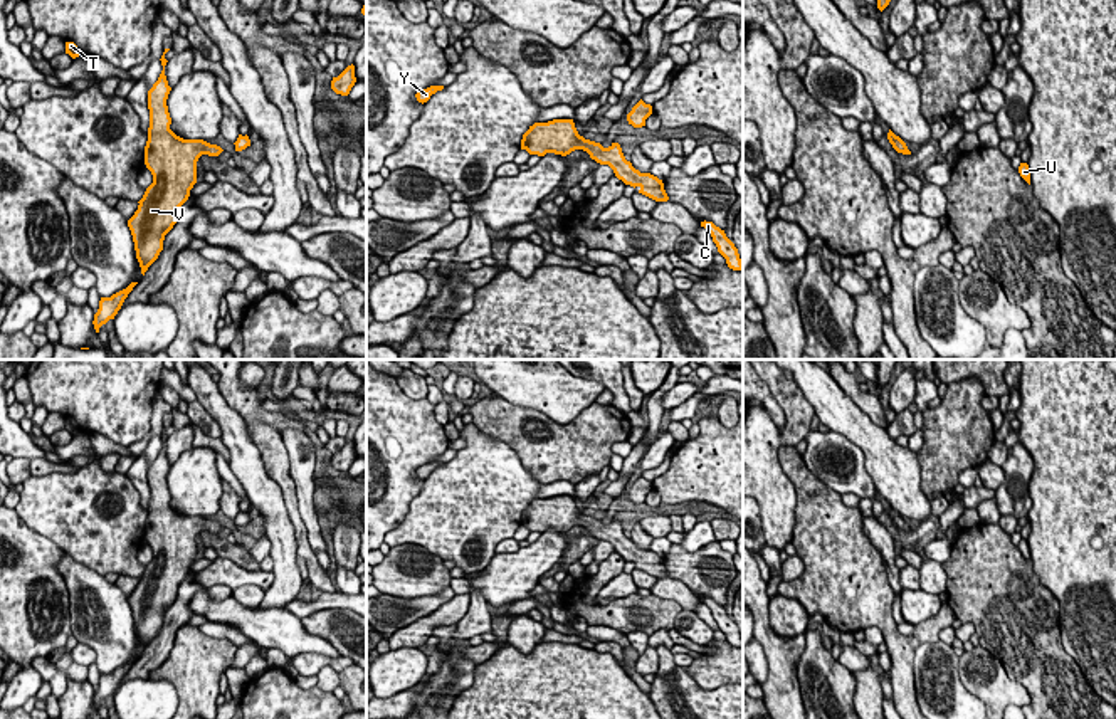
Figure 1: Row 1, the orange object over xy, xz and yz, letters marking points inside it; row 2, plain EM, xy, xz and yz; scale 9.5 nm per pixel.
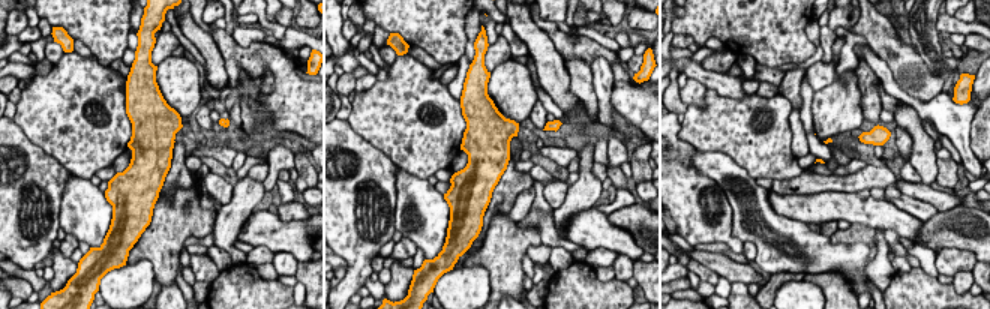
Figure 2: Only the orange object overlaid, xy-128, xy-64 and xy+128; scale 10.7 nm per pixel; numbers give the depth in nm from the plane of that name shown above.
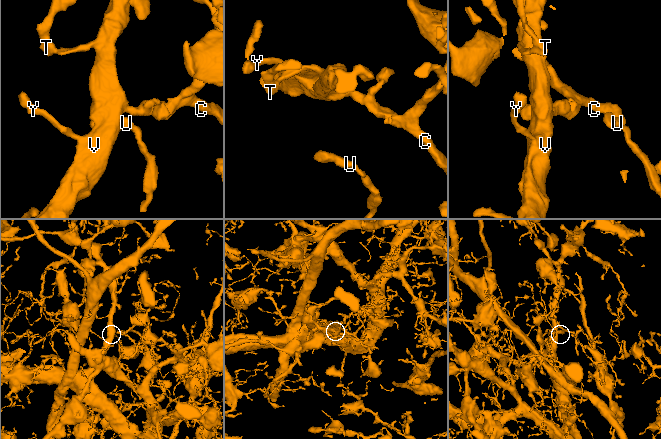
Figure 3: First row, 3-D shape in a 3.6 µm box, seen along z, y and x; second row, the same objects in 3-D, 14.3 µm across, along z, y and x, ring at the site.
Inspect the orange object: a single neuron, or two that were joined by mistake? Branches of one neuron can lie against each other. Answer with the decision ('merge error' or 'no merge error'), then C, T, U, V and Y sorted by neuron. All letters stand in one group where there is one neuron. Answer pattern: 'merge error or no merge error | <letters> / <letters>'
no merge error | C T U V Y

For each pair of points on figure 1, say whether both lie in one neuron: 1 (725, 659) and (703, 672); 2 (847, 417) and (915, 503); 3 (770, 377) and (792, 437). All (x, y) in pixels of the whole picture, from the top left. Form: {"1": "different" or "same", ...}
{"1": "same", "2": "same", "3": "same"}

